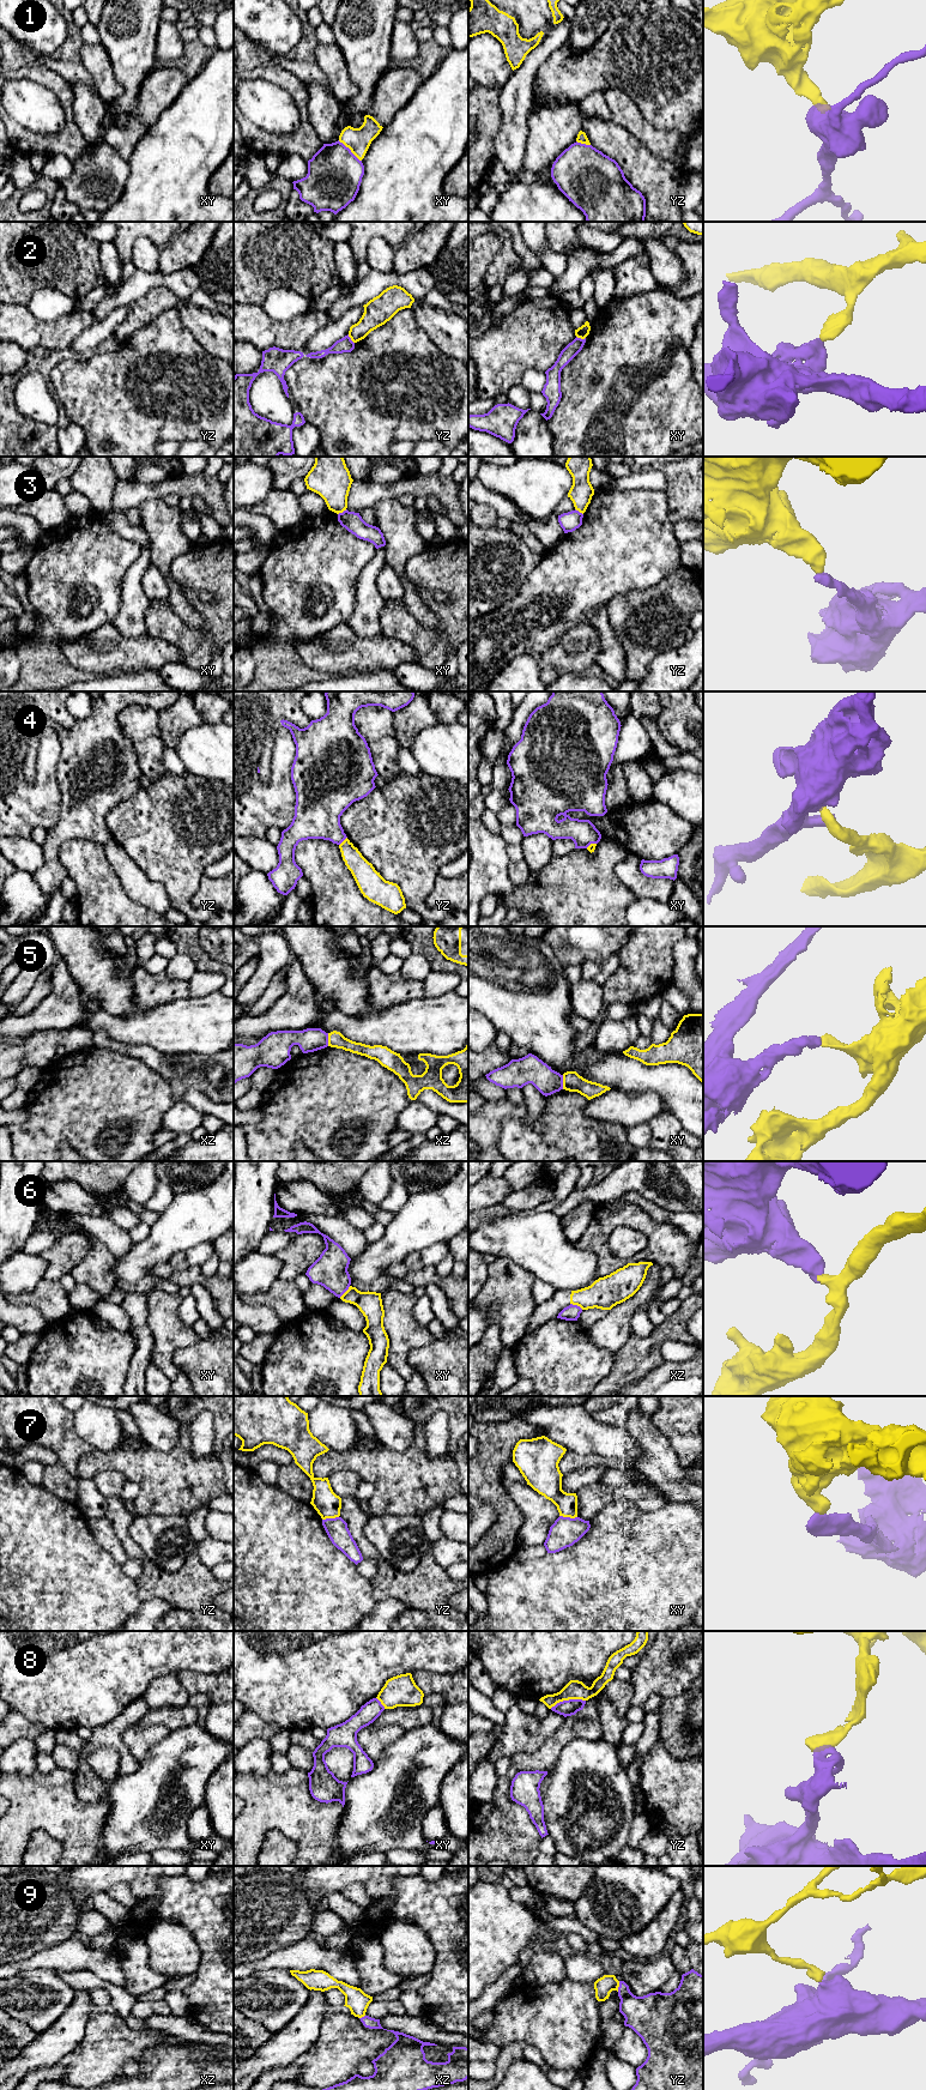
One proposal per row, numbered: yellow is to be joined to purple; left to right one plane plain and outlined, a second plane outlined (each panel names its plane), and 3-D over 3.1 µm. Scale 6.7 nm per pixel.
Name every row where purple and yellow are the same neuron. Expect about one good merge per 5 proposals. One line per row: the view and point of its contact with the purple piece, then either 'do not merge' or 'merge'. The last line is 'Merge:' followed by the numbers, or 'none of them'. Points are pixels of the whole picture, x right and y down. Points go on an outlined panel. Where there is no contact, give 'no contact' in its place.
1: contact xy (350, 150); do not merge
2: contact xy (580, 338); do not merge
3: contact xy (343, 512); do not merge
4: contact yz (343, 840); do not merge
5: contact xy (562, 1082); do not merge
6: contact xz (576, 1305); do not merge
7: contact xy (568, 1517); do not merge
8: contact yz (567, 1701); do not merge
9: contact yz (619, 1986); do not merge
Merge: none of them

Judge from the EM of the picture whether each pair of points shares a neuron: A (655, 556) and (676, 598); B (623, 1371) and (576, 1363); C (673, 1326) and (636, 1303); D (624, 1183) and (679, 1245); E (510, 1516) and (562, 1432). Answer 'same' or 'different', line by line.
A: different
B: different
C: different
D: different
E: different

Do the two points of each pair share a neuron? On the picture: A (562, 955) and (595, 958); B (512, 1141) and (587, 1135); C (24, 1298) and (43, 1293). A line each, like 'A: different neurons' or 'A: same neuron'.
A: same neuron
B: same neuron
C: same neuron

